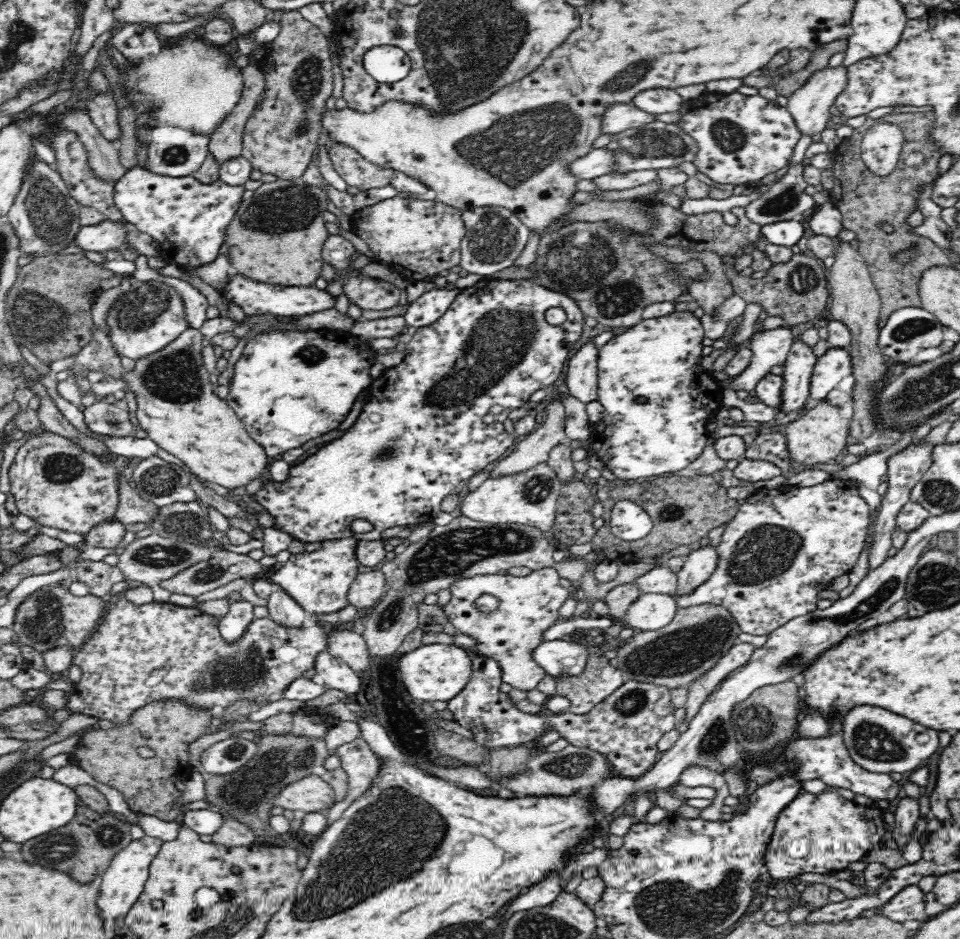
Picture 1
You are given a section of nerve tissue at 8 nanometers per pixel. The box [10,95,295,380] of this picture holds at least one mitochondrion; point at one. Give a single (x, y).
(49, 210)

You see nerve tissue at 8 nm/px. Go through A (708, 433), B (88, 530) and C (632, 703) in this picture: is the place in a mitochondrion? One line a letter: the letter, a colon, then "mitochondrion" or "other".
A: other
B: other
C: mitochondrion

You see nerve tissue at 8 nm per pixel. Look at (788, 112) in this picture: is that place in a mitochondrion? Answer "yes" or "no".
no

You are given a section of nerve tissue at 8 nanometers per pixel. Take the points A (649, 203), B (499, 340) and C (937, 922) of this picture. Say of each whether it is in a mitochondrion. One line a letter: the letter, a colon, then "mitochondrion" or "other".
A: other
B: mitochondrion
C: other

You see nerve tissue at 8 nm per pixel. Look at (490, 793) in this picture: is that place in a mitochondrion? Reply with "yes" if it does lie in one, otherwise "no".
no

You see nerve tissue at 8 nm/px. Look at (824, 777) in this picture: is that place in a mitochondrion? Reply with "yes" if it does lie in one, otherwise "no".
no

